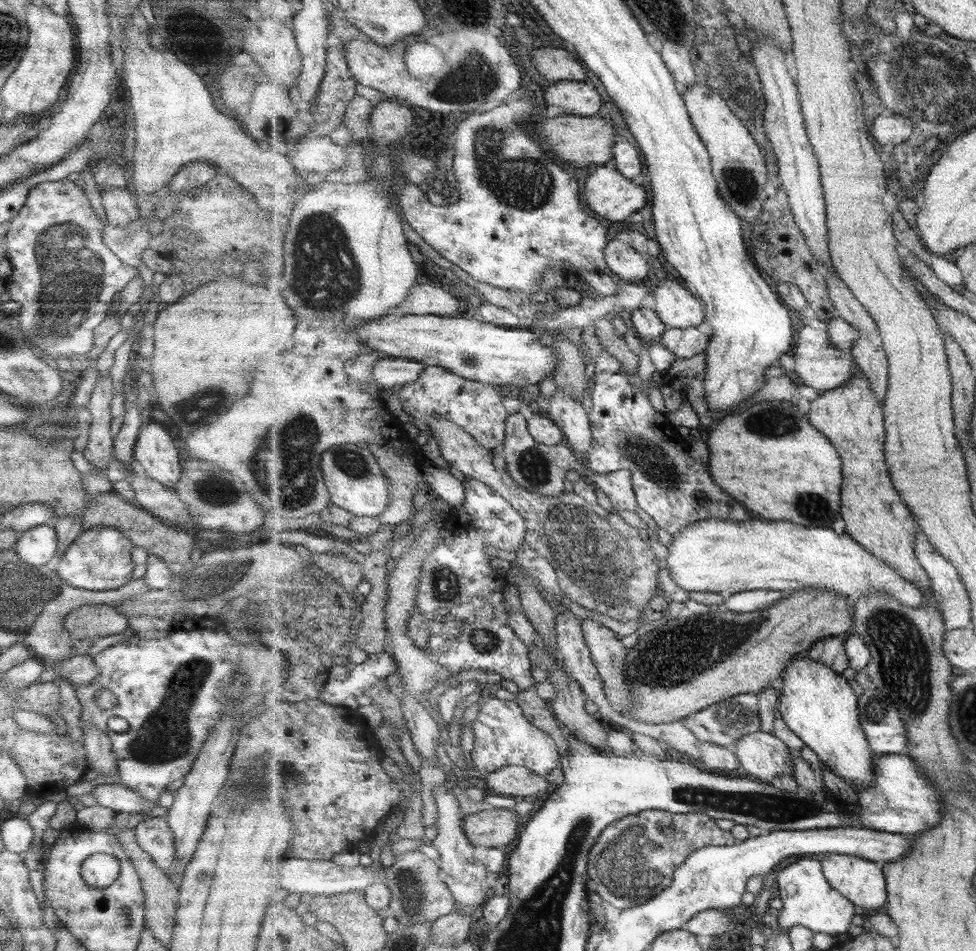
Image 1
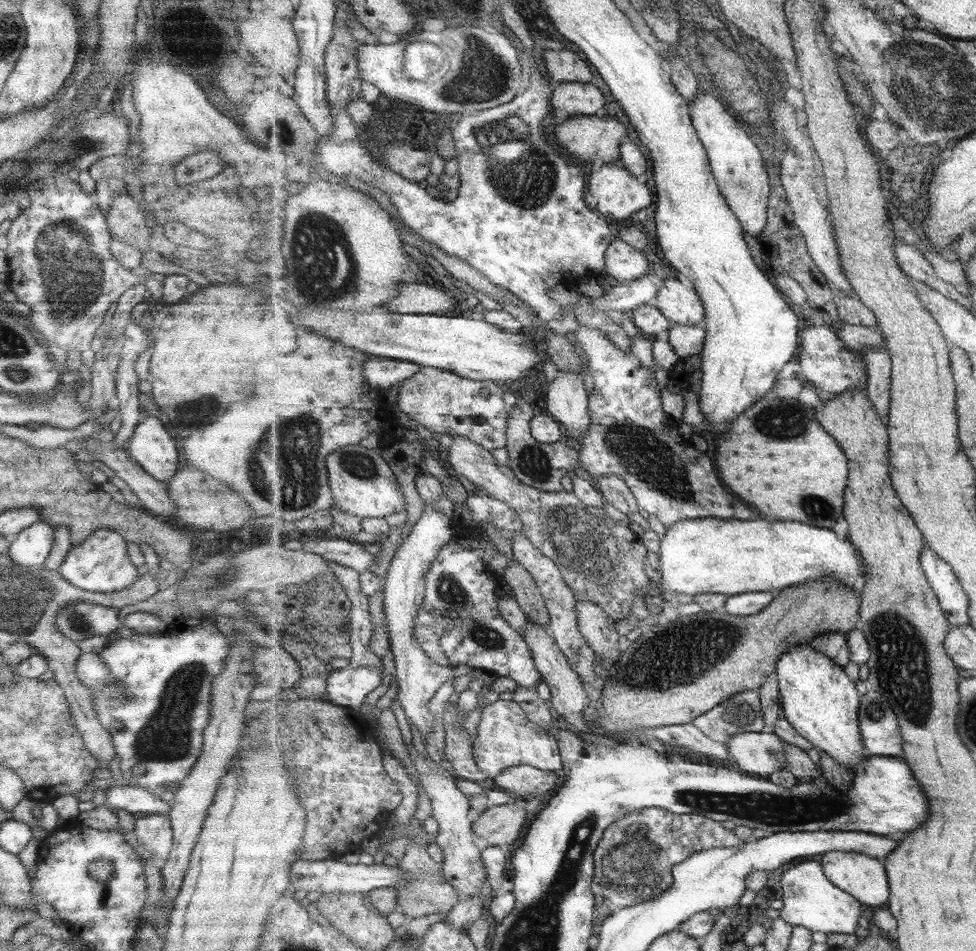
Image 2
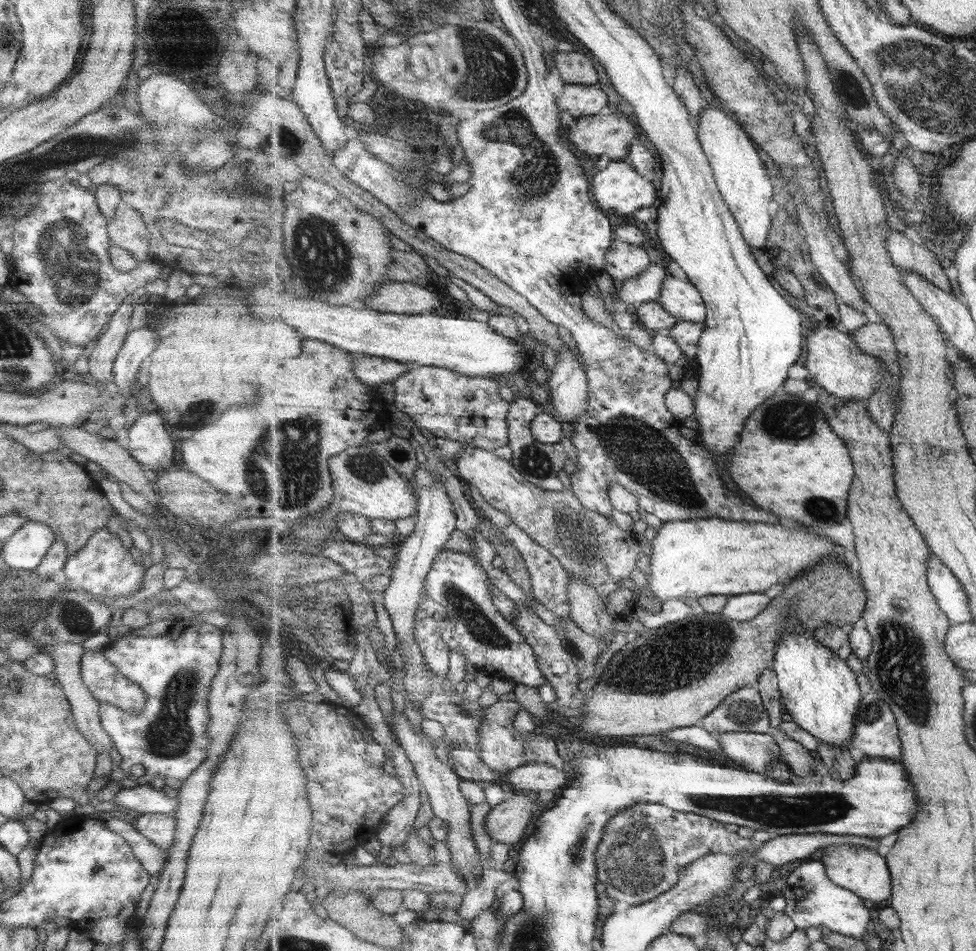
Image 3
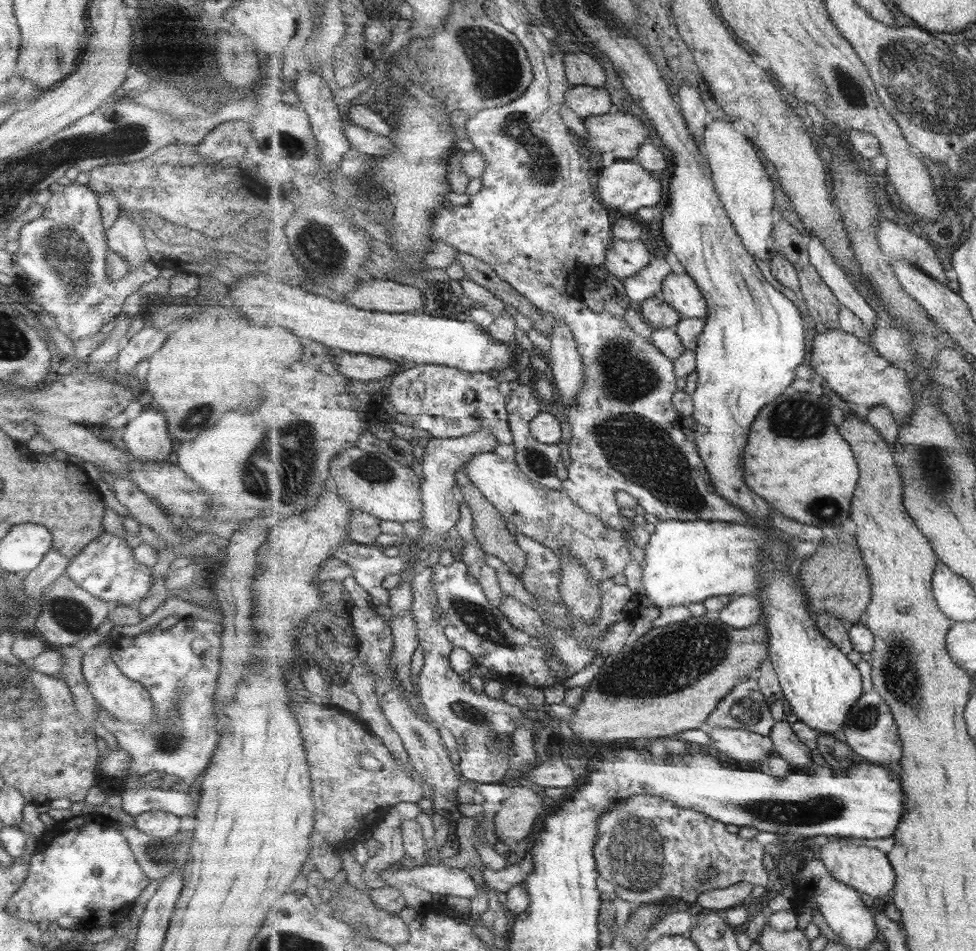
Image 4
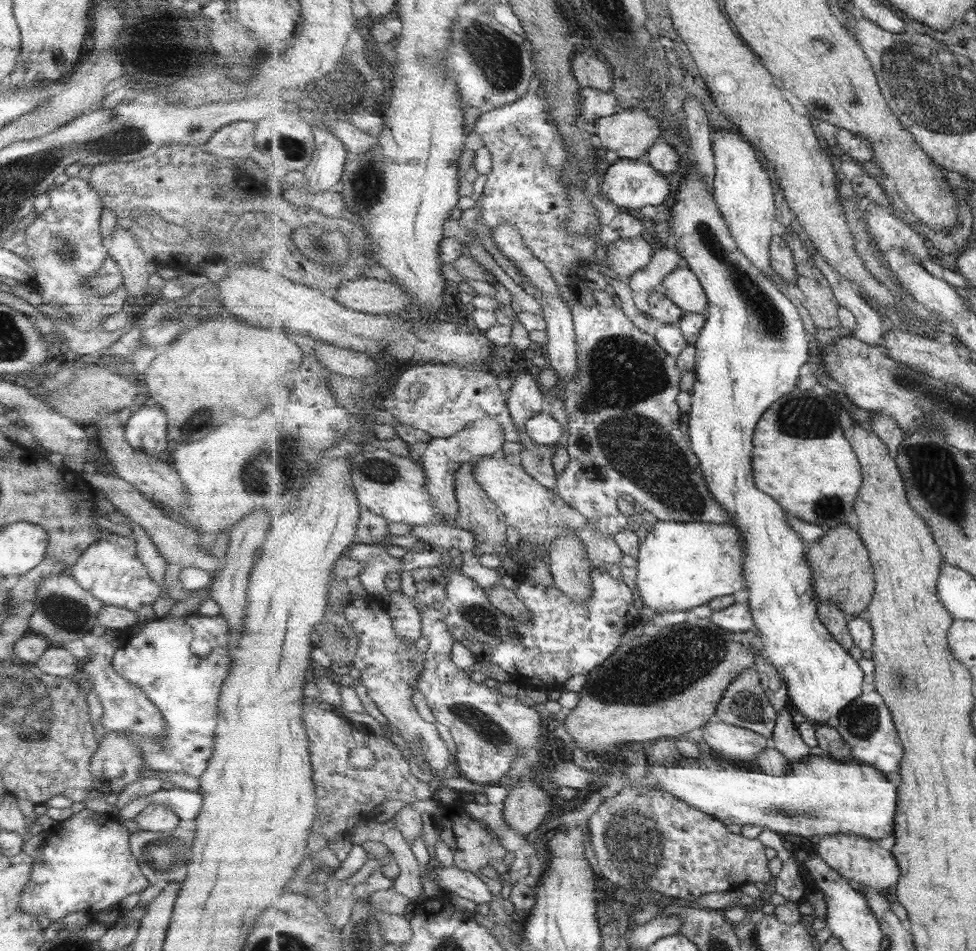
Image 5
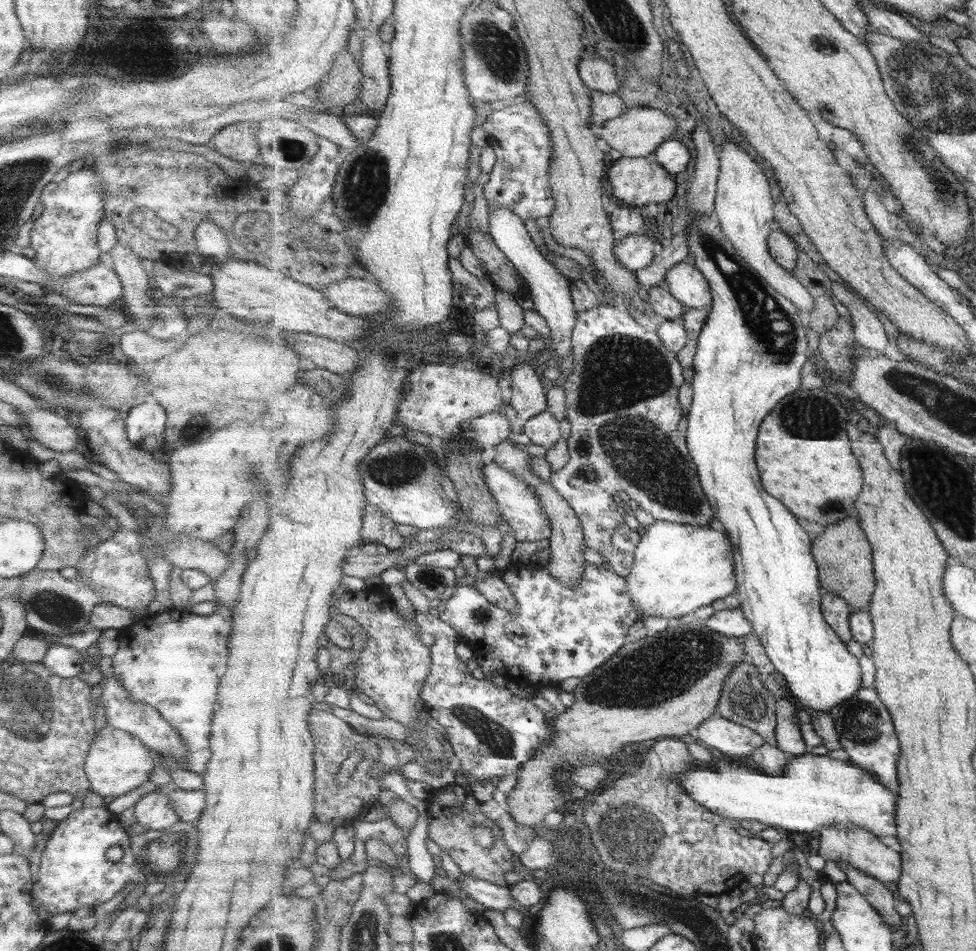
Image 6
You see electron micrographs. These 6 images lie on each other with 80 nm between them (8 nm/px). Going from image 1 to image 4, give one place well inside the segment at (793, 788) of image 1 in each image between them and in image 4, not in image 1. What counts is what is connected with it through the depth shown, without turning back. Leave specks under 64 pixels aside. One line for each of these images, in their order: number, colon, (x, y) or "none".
2: (762, 754)
3: (758, 752)
4: (742, 745)

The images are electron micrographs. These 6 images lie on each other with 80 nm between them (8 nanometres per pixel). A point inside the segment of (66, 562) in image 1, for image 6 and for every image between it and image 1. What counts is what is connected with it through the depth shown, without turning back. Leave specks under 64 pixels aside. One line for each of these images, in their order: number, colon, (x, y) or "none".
2: (99, 563)
3: (102, 567)
4: (105, 568)
5: (108, 569)
6: (115, 570)

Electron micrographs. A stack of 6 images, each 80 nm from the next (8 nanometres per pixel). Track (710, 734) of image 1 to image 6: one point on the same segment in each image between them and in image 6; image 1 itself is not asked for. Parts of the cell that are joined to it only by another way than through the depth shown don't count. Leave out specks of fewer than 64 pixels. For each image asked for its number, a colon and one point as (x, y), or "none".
2: (741, 713)
3: (743, 711)
4: (746, 707)
5: (746, 704)
6: (746, 700)

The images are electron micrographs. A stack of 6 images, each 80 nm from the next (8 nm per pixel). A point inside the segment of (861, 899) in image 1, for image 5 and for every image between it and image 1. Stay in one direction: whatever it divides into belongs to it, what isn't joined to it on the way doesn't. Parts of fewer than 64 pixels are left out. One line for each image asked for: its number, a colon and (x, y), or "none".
2: (865, 877)
3: (861, 870)
4: (868, 870)
5: (859, 859)

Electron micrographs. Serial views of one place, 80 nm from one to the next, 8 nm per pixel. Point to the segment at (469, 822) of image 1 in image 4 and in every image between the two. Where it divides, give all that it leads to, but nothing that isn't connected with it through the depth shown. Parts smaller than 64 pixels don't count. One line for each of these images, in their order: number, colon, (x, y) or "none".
2: (500, 825)
3: (506, 823)
4: (514, 819)

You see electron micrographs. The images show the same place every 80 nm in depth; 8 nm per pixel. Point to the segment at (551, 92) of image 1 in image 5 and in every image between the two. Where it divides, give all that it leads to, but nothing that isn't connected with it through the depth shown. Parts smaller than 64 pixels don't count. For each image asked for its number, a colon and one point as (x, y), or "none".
2: (576, 98)
3: (578, 100)
4: (585, 101)
5: (594, 104)

